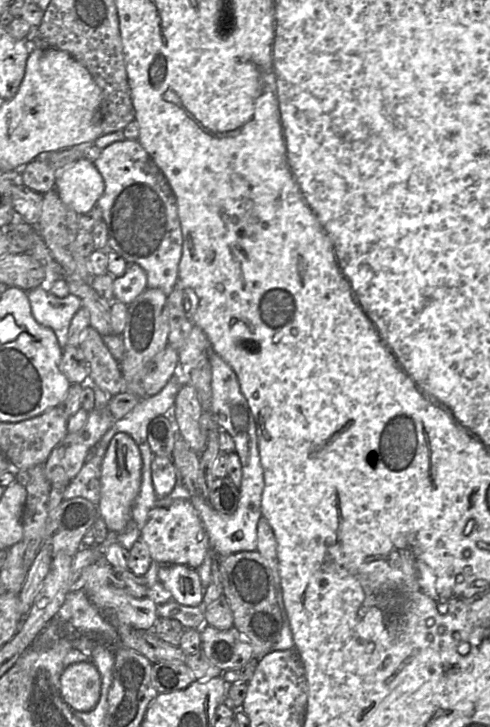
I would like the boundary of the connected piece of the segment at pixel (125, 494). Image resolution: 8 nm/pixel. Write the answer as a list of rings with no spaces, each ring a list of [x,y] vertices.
[[[126,433],[115,434],[102,461],[98,504],[99,515],[104,519],[109,531],[120,533],[132,521],[131,510],[141,486],[142,465],[141,452],[134,439]]]

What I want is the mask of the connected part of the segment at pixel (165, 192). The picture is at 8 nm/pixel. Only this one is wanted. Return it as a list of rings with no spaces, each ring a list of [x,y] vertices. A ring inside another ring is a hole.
[[[123,140],[105,147],[93,162],[104,179],[105,188],[97,201],[102,221],[107,225],[108,247],[123,257],[128,264],[135,263],[146,272],[147,288],[157,288],[168,296],[178,281],[182,256],[183,235],[176,198],[165,177],[138,140]]]

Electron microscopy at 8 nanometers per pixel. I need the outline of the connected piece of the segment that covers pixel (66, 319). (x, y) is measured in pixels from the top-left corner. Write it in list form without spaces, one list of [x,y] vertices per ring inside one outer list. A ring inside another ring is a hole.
[[[38,286],[27,292],[31,312],[35,320],[52,329],[62,349],[67,347],[71,321],[82,307],[81,299],[73,294],[58,298],[48,291],[47,286]]]

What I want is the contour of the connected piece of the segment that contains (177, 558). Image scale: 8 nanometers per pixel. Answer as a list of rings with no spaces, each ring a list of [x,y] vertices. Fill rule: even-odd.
[[[176,499],[168,507],[154,507],[140,530],[140,540],[147,544],[153,562],[180,564],[197,569],[209,551],[209,538],[198,513],[189,501]]]

